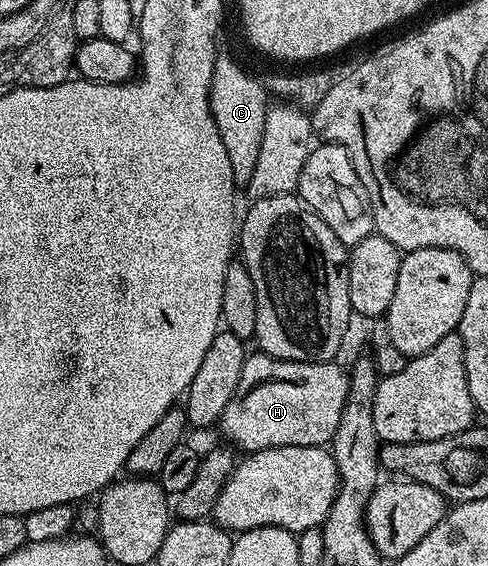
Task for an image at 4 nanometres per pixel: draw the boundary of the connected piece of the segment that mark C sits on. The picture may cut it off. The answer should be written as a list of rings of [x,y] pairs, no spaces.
[[[224,52],[217,55],[215,68],[212,70],[209,103],[226,156],[229,157],[231,171],[240,186],[247,185],[256,168],[268,109],[266,99],[268,93],[258,78],[254,79],[244,72],[230,55]]]

